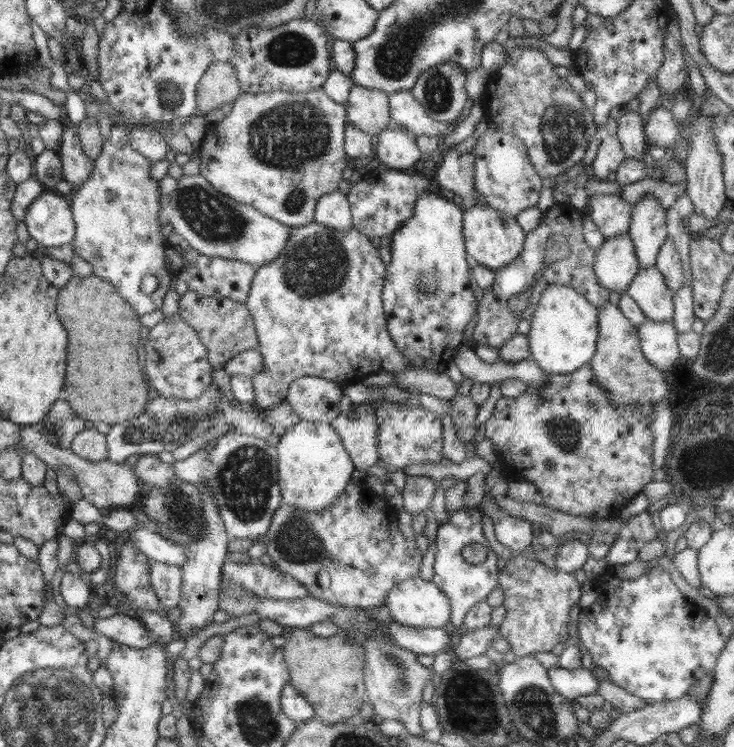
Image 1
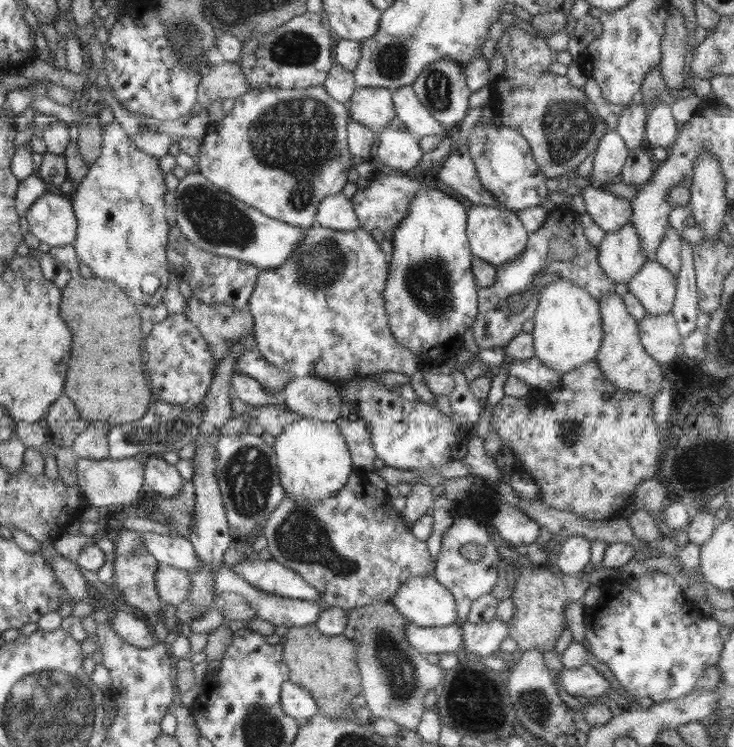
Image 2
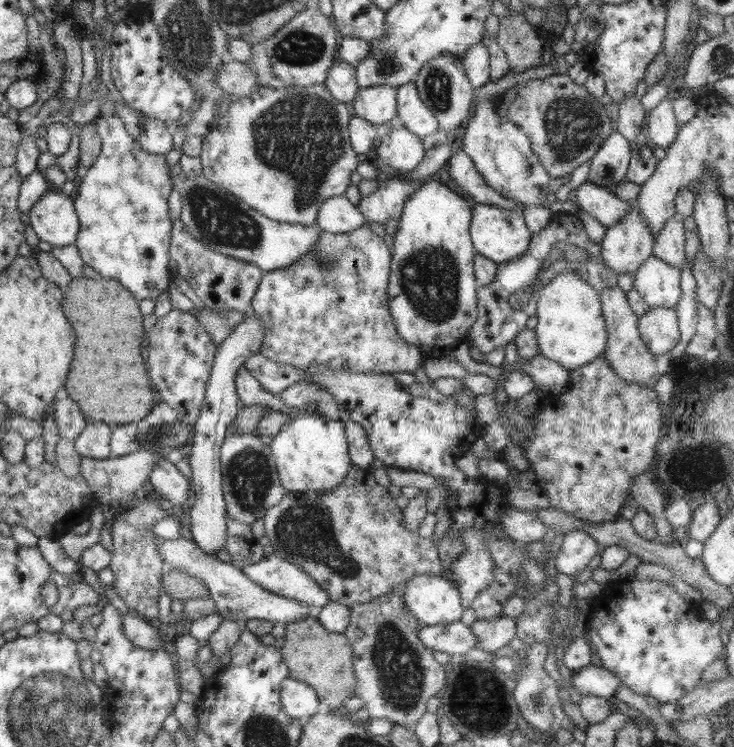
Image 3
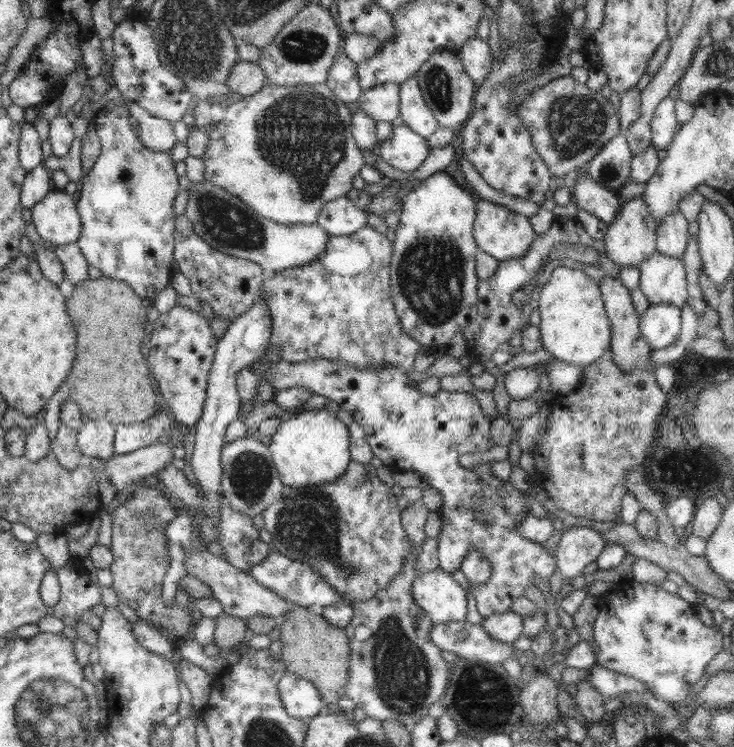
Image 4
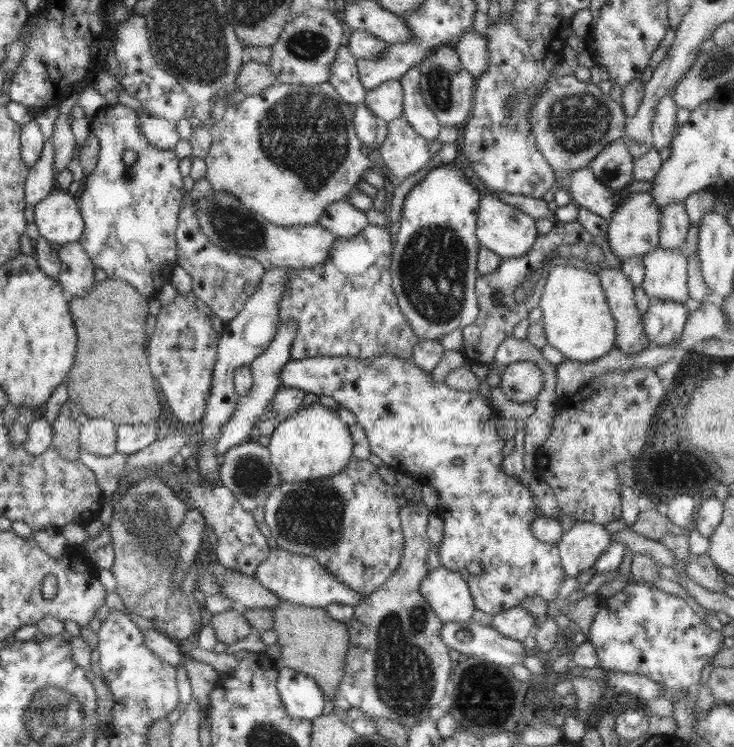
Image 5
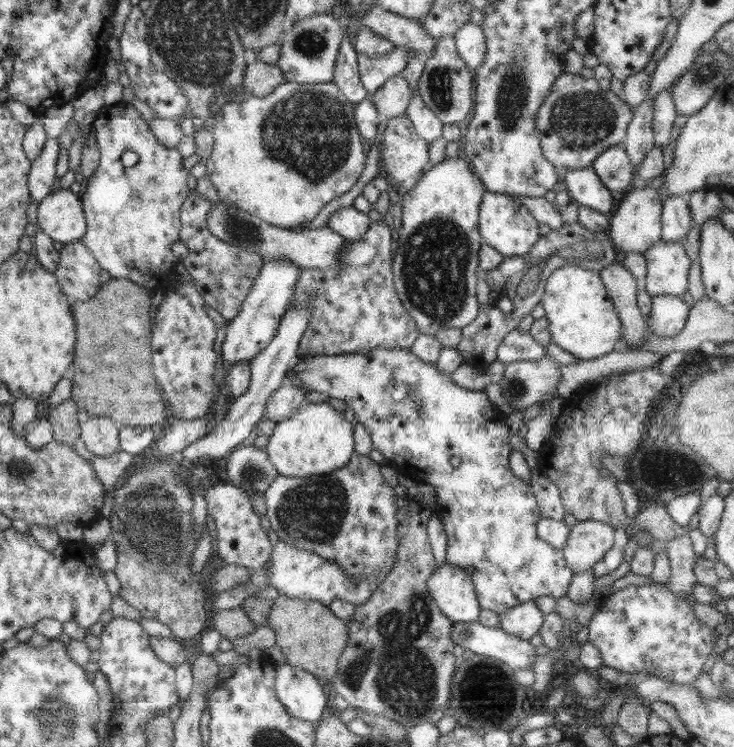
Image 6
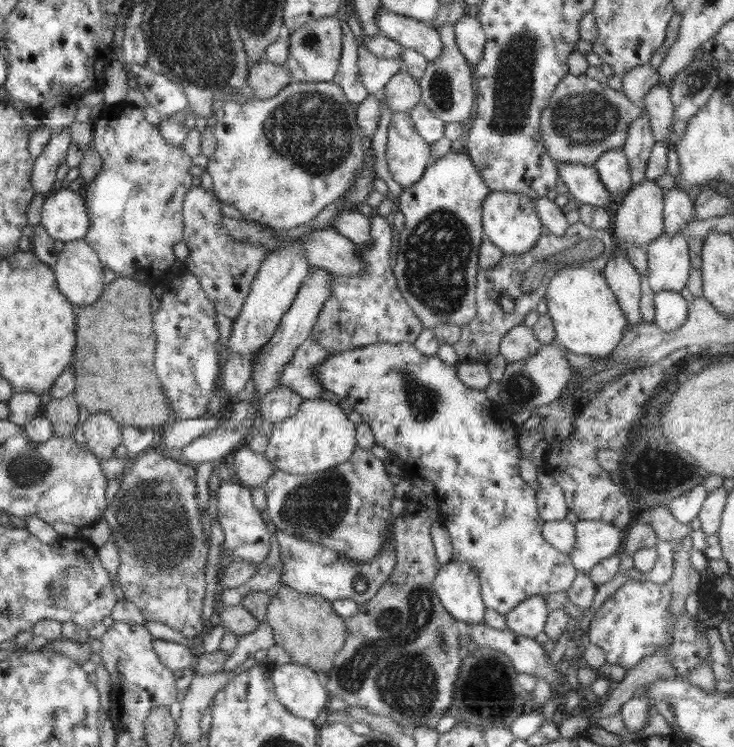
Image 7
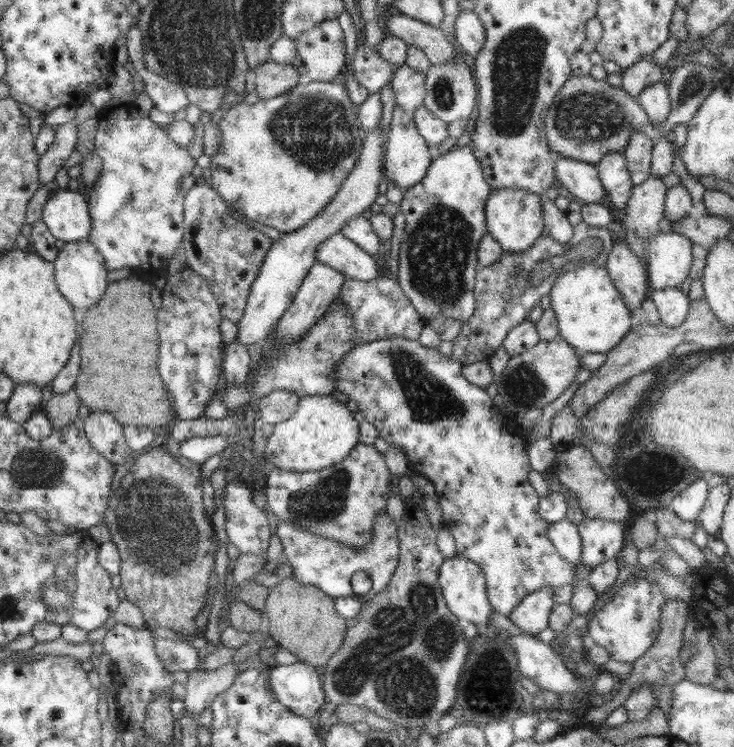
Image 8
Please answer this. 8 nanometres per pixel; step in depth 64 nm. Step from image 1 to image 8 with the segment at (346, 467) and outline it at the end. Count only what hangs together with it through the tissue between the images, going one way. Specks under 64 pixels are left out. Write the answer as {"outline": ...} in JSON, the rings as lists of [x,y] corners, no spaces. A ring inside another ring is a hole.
{"outline":[[[332,395],[300,398],[296,412],[288,420],[274,425],[274,434],[266,439],[263,461],[270,467],[296,473],[331,468],[360,444],[359,423],[353,416],[354,412]]]}

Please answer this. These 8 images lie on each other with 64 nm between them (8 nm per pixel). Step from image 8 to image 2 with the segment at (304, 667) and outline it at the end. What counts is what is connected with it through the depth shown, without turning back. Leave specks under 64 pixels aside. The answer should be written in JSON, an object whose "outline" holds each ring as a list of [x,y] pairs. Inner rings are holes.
{"outline":[[[287,680],[281,686],[281,707],[287,716],[297,722],[306,722],[318,714],[317,702],[309,690]]]}

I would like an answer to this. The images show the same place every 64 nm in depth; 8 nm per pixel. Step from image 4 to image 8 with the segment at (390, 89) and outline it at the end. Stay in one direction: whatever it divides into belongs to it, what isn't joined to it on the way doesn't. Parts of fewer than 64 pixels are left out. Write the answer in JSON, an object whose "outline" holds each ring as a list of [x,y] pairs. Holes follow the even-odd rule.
{"outline":[[[405,64],[398,67],[391,80],[396,107],[400,107],[410,118],[416,109],[423,107],[426,96],[426,72],[418,72]]]}

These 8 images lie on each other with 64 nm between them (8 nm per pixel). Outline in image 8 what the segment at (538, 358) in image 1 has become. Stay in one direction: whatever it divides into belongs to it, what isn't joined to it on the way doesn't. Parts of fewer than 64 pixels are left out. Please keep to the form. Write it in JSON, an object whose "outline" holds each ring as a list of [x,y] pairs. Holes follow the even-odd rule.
{"outline":[[[587,265],[560,275],[550,292],[551,309],[557,318],[559,336],[577,352],[597,352],[604,356],[631,329],[627,302],[613,285],[605,266]]]}

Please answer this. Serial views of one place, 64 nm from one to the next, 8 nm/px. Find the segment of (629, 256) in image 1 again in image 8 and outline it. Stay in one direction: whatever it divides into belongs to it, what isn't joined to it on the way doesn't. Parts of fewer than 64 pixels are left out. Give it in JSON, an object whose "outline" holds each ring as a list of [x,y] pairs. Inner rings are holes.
{"outline":[[[650,176],[639,185],[633,185],[632,194],[627,202],[627,207],[623,210],[621,216],[618,216],[617,221],[625,230],[633,230],[638,237],[644,239],[652,239],[663,230],[664,209],[665,209],[665,196],[667,193],[666,185],[661,177]]]}

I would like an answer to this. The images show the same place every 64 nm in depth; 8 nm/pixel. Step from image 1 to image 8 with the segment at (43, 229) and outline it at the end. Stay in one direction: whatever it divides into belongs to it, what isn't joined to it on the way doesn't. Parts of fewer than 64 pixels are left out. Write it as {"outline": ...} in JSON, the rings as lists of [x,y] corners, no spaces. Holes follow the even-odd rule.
{"outline":[[[68,189],[57,190],[49,196],[42,221],[57,240],[65,242],[87,240],[92,228],[87,201],[79,191]]]}

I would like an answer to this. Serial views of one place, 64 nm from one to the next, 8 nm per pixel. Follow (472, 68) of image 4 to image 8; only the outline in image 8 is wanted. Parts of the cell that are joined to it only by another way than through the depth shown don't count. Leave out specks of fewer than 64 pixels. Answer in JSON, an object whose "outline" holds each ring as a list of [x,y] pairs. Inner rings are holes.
{"outline":[[[462,10],[454,24],[454,41],[458,49],[476,58],[485,42],[485,29],[474,11]]]}

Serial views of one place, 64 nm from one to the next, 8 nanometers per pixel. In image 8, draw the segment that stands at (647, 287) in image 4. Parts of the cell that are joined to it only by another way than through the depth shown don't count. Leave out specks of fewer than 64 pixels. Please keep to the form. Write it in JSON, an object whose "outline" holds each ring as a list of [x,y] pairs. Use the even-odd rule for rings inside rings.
{"outline":[[[664,229],[647,245],[650,289],[680,288],[691,269],[693,237]]]}

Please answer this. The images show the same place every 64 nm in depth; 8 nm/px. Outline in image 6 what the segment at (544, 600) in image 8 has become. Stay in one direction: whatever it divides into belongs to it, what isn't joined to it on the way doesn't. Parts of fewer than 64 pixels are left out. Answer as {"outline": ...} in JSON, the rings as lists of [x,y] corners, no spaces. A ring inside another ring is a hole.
{"outline":[[[533,600],[499,613],[500,628],[512,636],[530,640],[542,626],[545,615]]]}

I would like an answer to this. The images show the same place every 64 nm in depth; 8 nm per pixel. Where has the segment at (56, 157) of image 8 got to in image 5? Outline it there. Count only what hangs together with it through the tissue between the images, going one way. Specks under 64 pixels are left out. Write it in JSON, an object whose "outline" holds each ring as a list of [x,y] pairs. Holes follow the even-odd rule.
{"outline":[[[51,139],[43,144],[42,156],[31,167],[25,182],[25,201],[38,204],[48,193],[56,190],[55,154]]]}

